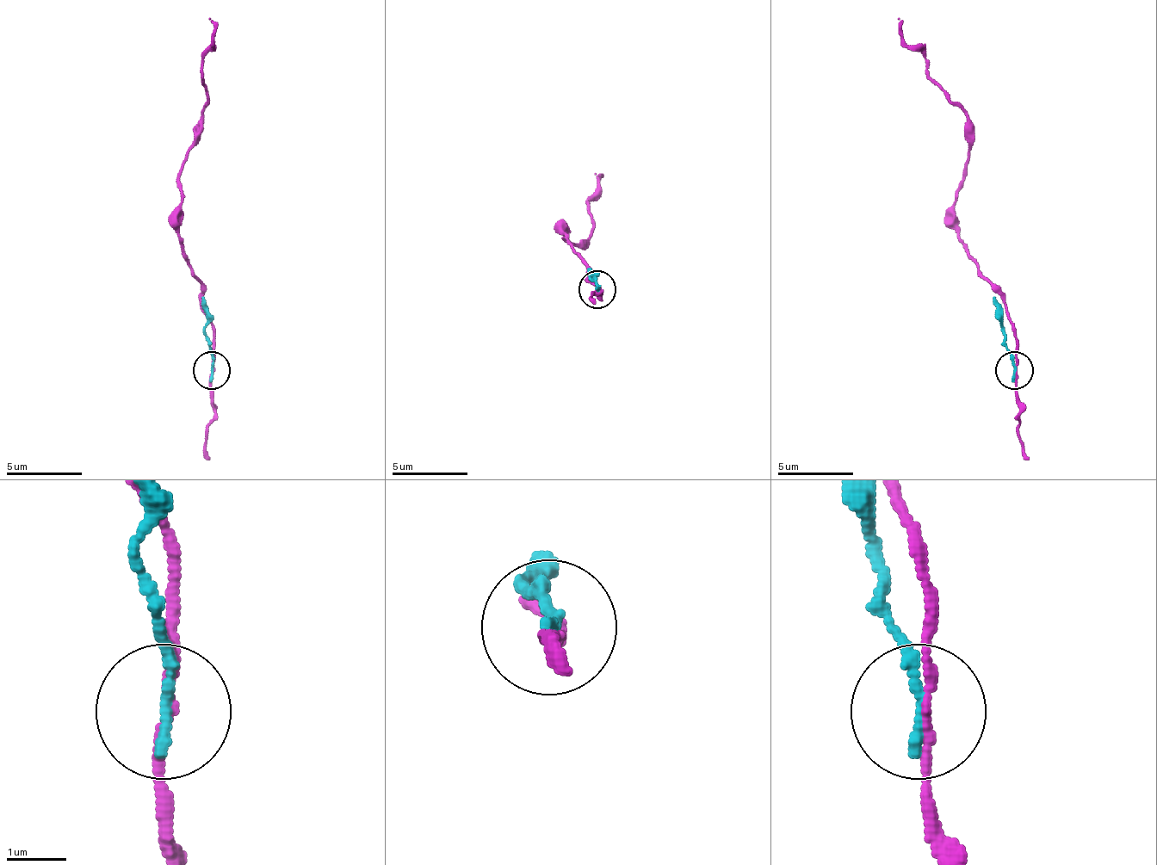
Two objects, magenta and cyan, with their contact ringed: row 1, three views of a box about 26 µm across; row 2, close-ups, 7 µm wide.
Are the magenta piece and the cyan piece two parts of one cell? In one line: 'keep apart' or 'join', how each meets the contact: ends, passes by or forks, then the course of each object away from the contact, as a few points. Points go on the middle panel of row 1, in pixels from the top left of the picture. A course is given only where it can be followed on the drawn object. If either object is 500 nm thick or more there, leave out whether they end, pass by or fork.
keep apart; magenta passes by; cyan ends; course magenta (596, 292), (589, 265), (566, 231), (566, 239), (584, 243), (596, 178); course cyan (596, 288), (589, 269)

